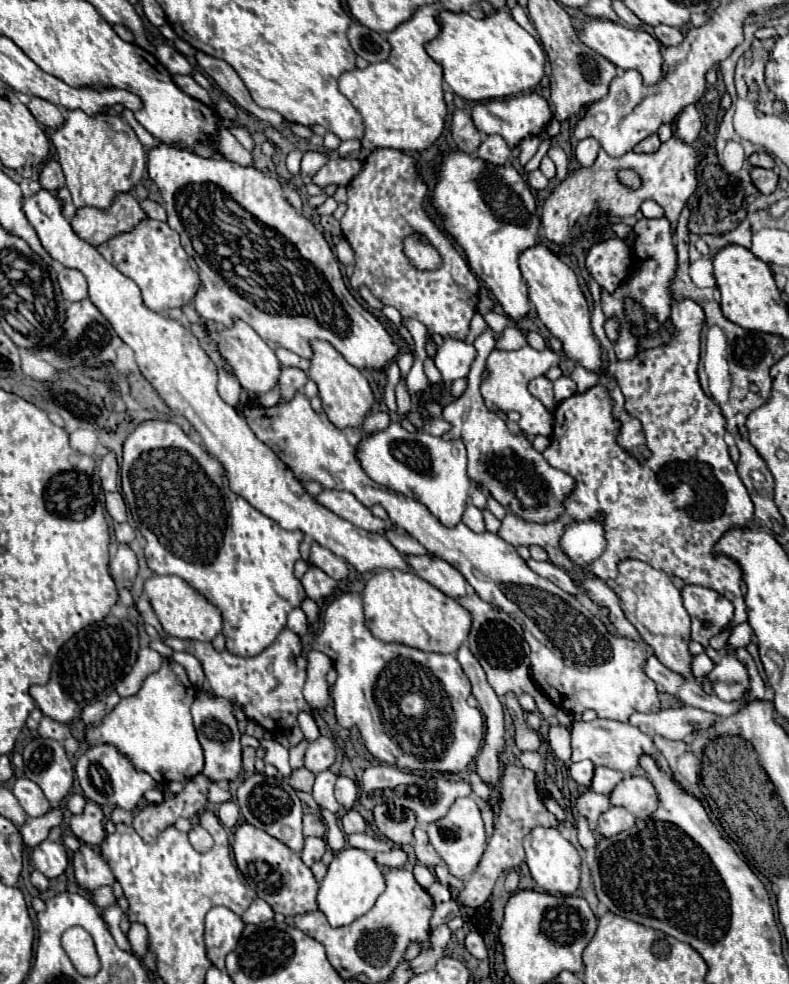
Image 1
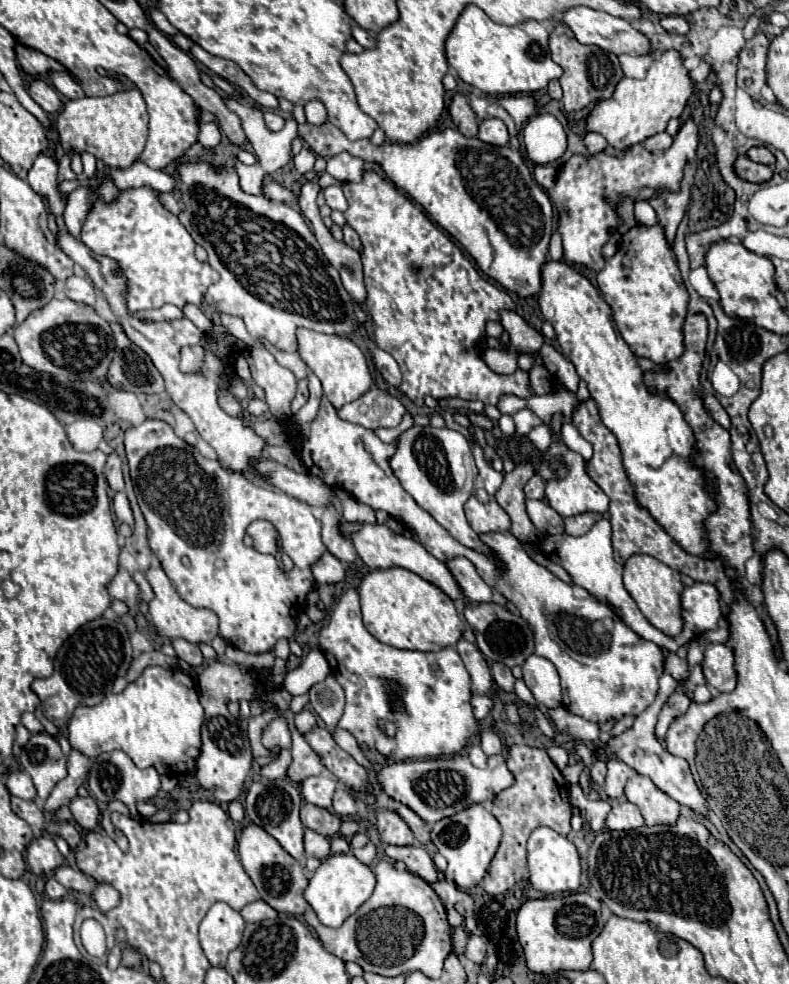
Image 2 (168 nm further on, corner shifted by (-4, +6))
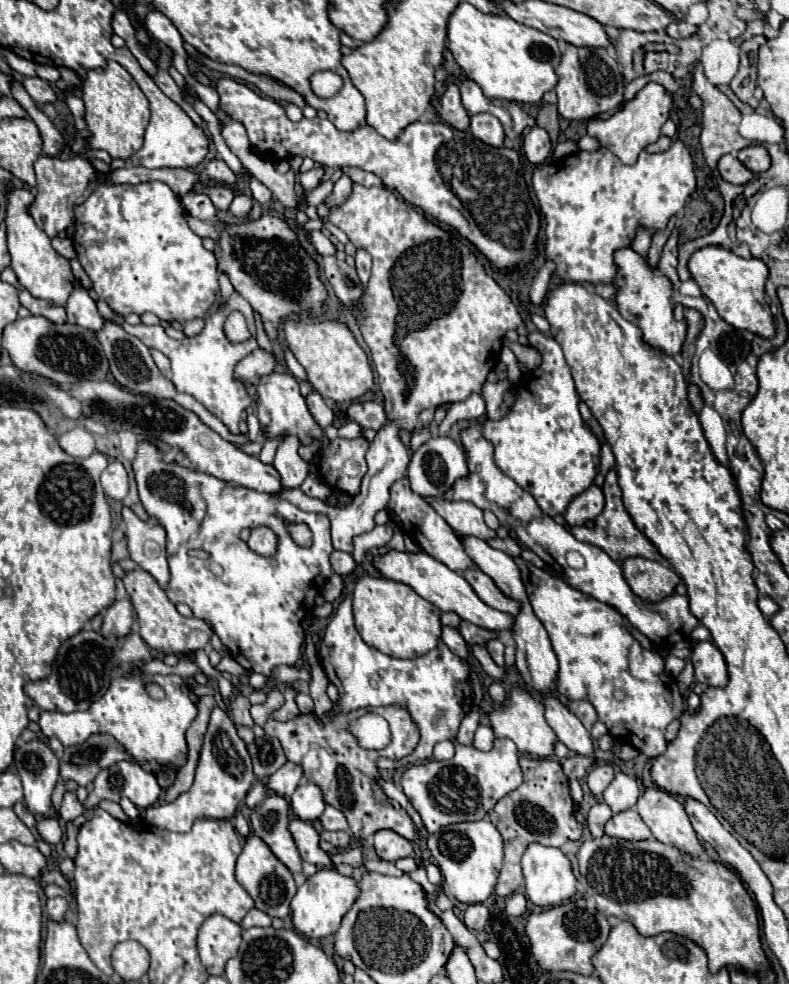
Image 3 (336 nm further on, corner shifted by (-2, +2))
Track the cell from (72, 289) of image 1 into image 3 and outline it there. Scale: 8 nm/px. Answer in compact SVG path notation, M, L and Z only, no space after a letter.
M77 285L73 289L73 293L67 299L65 309L67 309L67 321L69 323L77 323L77 325L89 327L93 331L99 331L105 323L103 317L97 313L95 301L91 299L91 295L81 285Z

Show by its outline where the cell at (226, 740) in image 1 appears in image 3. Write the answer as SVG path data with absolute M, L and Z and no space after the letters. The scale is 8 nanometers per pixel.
M215 707L211 711L211 721L203 739L203 749L201 757L197 763L195 771L195 781L191 789L183 795L179 795L171 803L163 805L153 805L145 809L145 823L159 827L159 829L169 829L177 833L185 833L191 829L191 825L201 819L201 817L211 817L211 819L231 819L233 813L237 811L239 803L245 799L247 791L253 785L253 771L251 771L251 757L247 753L247 747L243 739L237 735L237 729L231 721L231 717Z

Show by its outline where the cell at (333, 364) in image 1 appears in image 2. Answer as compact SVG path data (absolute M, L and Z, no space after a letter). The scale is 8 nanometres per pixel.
M299 329L297 331L297 343L299 343L301 359L321 379L323 393L335 405L335 409L343 407L345 403L359 399L359 395L369 391L373 379L371 379L371 373L367 367L367 359L361 353L361 349L349 337L325 335L325 333L317 333L311 329Z

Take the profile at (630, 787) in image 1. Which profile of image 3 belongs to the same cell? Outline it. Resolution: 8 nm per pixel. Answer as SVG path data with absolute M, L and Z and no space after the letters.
M655 785L645 787L645 791L635 803L635 809L657 841L681 847L681 851L689 855L703 853L703 847L691 827L691 821L675 795Z

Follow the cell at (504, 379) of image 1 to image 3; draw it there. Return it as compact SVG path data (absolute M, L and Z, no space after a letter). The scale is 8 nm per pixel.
M353 185L351 197L329 215L329 221L337 225L355 247L363 247L373 257L373 269L363 295L365 319L359 323L365 343L369 345L371 359L379 375L379 387L383 393L385 411L389 423L377 433L367 451L369 471L363 477L361 493L345 507L331 507L329 503L309 497L301 487L289 489L289 495L279 495L289 499L293 505L303 505L305 511L325 513L331 521L331 539L337 551L353 553L353 539L357 535L369 533L375 527L375 513L389 501L389 487L393 481L401 479L409 463L405 445L399 441L399 429L413 429L417 425L417 415L423 409L439 407L445 403L465 401L471 393L479 393L489 371L495 367L501 353L503 335L521 325L521 311L511 301L511 297L497 285L497 281L485 273L483 265L471 253L471 243L463 237L433 225L423 213L415 211L405 199L387 187L363 187Z

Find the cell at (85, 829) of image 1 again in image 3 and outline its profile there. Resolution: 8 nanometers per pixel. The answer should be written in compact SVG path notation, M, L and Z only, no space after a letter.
M69 791L65 793L59 815L61 815L63 821L73 821L73 819L77 819L77 817L83 815L83 805L77 801L75 793L69 793Z

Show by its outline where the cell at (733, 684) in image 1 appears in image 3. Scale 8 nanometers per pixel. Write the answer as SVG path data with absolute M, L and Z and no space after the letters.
M697 643L693 647L693 667L695 667L695 681L705 683L709 687L725 687L729 681L727 663L723 653L711 643Z

